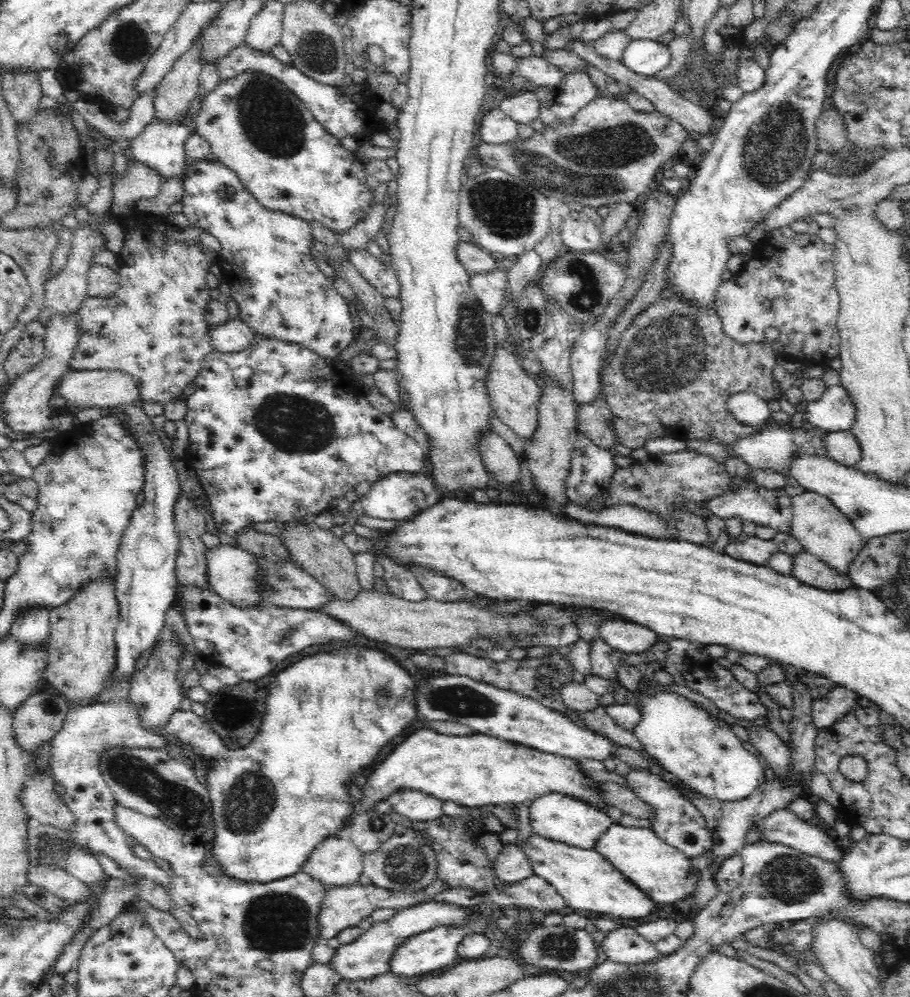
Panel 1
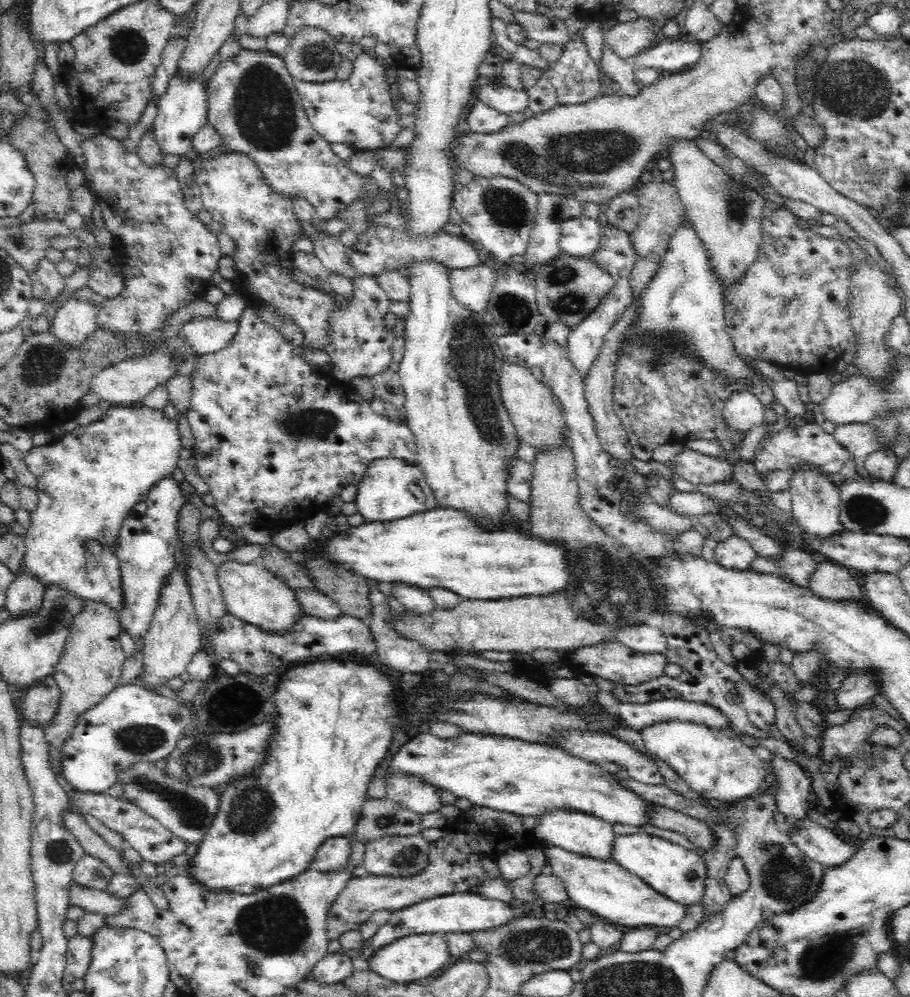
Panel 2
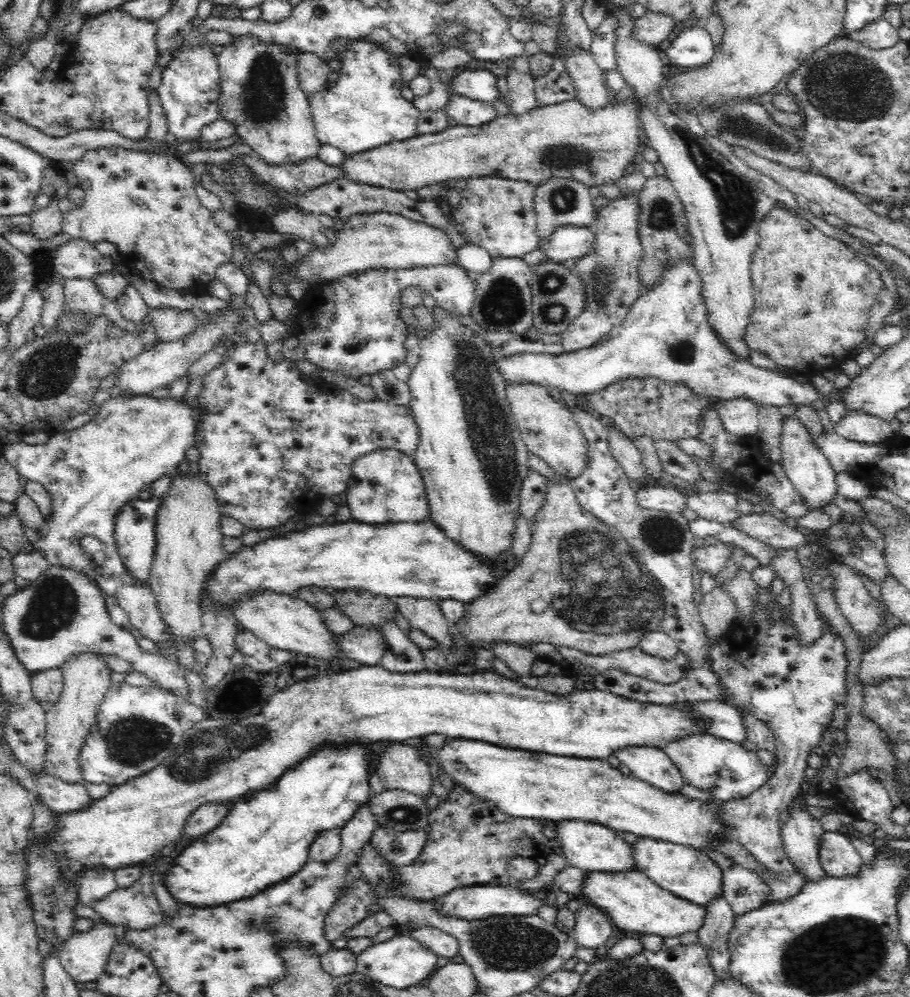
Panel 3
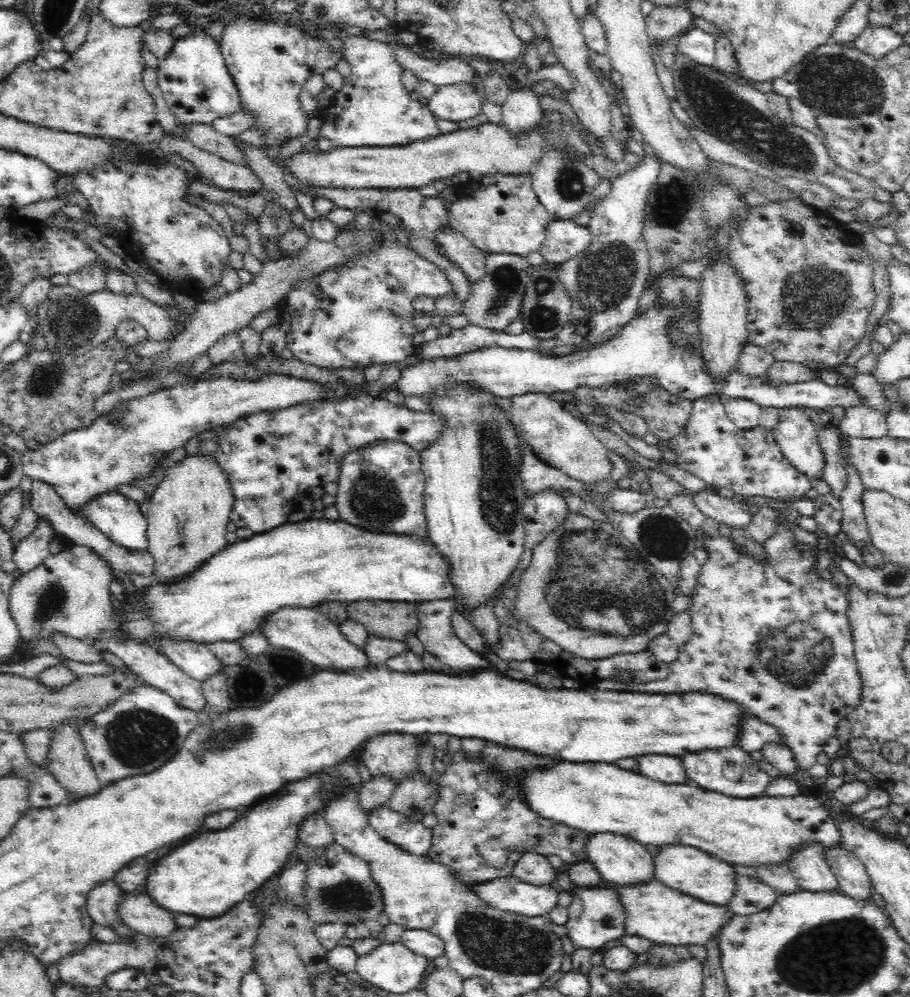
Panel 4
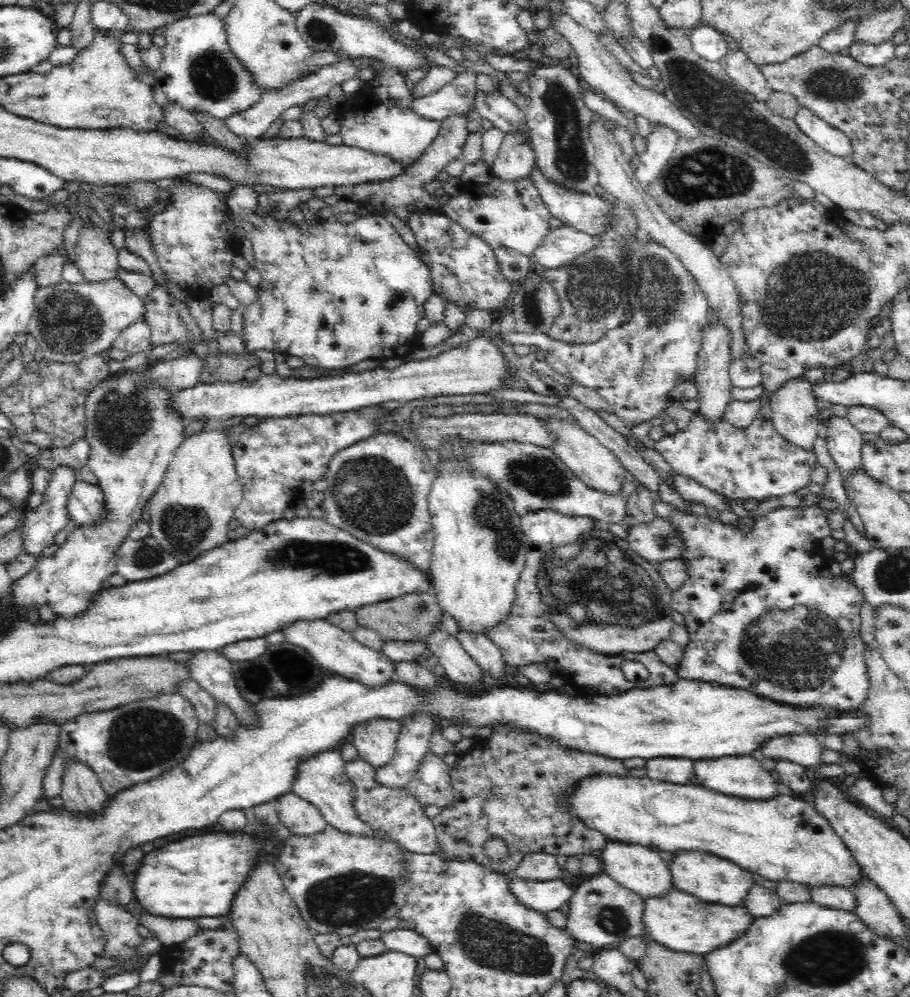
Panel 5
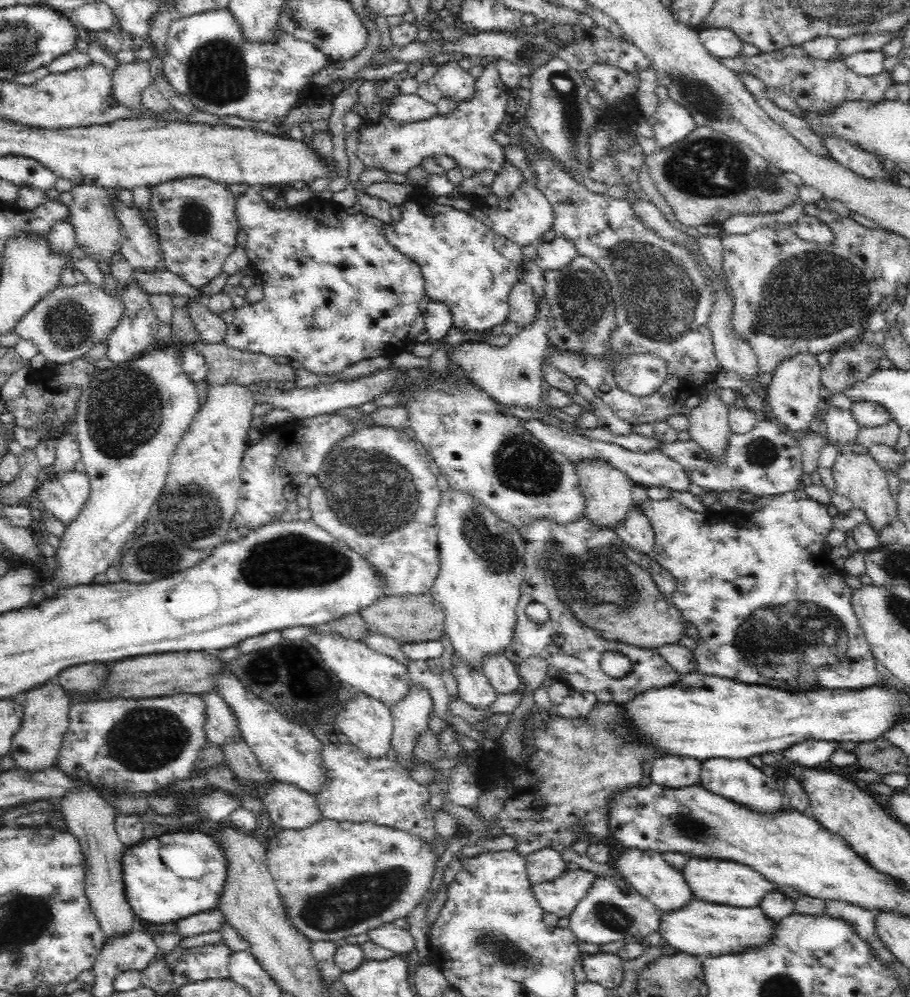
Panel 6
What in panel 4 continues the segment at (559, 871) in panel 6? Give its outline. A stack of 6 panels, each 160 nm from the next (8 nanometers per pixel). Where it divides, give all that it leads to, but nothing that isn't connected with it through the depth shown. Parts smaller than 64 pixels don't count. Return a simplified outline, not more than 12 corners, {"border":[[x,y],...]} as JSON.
{"border":[[528,853],[510,875],[533,886],[552,886],[558,870]]}

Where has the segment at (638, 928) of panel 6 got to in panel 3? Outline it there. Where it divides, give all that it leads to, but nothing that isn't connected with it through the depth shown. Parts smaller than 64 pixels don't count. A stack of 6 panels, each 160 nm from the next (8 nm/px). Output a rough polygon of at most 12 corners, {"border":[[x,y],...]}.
{"border":[[584,904],[572,931],[577,946],[604,950],[614,928]]}

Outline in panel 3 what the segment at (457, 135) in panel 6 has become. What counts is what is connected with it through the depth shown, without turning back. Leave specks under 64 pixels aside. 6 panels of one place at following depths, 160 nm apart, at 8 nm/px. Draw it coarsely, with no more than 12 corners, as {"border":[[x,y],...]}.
{"border":[[349,42],[307,94],[318,141],[346,156],[416,136],[398,54]]}

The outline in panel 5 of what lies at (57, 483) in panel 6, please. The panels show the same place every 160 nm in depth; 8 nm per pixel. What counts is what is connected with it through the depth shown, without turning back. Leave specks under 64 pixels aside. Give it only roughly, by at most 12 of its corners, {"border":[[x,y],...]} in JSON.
{"border":[[76,481],[66,502],[81,526],[100,526],[106,493],[98,484]]}

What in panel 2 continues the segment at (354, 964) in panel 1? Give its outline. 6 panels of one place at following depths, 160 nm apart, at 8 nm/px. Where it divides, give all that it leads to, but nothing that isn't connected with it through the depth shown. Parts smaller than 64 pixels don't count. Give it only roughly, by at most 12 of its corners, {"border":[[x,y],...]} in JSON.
{"border":[[460,892],[393,912],[360,948],[361,962],[413,934],[484,932],[515,903]]}

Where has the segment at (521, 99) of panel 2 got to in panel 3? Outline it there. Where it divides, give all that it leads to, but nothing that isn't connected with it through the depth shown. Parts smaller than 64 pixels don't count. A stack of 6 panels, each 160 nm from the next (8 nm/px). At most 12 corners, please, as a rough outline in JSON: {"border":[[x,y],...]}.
{"border":[[489,68],[460,69],[458,95],[492,105],[501,95]]}

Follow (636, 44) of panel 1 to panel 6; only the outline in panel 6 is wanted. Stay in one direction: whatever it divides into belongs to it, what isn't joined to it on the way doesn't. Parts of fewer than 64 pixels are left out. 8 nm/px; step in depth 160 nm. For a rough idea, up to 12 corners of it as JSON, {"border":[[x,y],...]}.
{"border":[[700,27],[700,44],[719,61],[742,54],[731,30]]}

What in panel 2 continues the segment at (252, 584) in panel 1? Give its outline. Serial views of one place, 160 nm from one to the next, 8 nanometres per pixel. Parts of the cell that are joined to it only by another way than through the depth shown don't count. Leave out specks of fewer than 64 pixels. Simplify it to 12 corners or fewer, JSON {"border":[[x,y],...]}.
{"border":[[226,560],[227,613],[267,632],[302,616],[294,592],[265,568]]}

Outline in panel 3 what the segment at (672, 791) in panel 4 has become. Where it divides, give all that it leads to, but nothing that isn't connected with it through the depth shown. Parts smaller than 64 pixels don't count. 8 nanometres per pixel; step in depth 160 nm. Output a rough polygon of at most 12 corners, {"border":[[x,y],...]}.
{"border":[[464,738],[417,754],[512,818],[698,850],[715,800],[604,759]]}

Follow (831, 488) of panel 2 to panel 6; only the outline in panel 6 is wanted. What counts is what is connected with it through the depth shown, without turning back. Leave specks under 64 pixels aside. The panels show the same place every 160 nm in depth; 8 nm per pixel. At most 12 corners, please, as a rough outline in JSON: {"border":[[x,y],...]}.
{"border":[[816,356],[780,363],[765,397],[795,437],[817,423],[822,390]]}

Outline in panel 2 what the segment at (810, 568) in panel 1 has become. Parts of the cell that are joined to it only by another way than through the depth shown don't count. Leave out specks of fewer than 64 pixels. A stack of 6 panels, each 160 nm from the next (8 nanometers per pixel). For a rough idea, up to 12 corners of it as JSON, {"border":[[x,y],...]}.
{"border":[[818,558],[809,589],[829,600],[861,600],[848,567]]}

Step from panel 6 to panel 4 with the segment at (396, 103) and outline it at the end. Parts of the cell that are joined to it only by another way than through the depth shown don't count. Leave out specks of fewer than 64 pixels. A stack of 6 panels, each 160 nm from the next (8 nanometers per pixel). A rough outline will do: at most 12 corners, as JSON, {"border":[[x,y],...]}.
{"border":[[442,86],[427,99],[434,117],[459,123],[483,114],[471,86]]}

